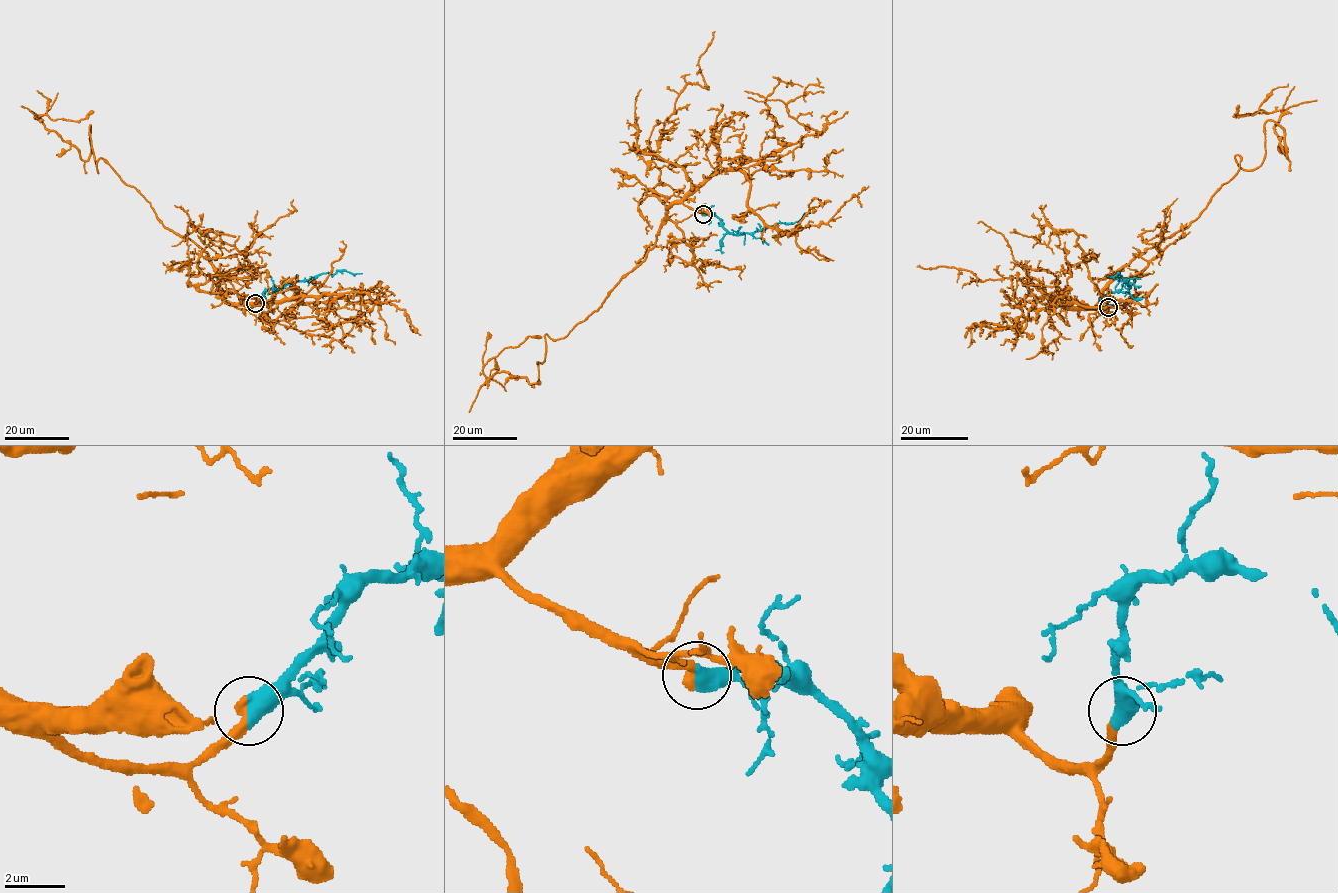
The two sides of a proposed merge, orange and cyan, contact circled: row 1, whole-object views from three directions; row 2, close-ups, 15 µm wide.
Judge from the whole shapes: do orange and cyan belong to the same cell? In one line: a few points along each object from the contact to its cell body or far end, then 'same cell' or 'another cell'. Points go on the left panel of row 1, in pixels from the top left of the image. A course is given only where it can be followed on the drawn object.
course orange (254, 303), (225, 300), (199, 246), (100, 158), (97, 173), (90, 125), (87, 160), (35, 117), (93, 111); course cyan (255, 303), (268, 289), (323, 273), (362, 273); same cell

